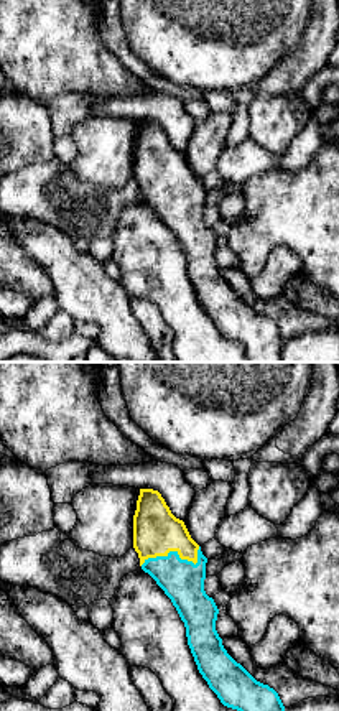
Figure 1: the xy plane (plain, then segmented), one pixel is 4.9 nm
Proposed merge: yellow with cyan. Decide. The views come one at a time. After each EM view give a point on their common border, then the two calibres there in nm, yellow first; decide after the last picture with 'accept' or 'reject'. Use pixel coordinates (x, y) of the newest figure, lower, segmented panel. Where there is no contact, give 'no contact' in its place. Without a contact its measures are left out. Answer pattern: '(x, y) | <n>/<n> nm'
(175, 550) | 240/200 nm

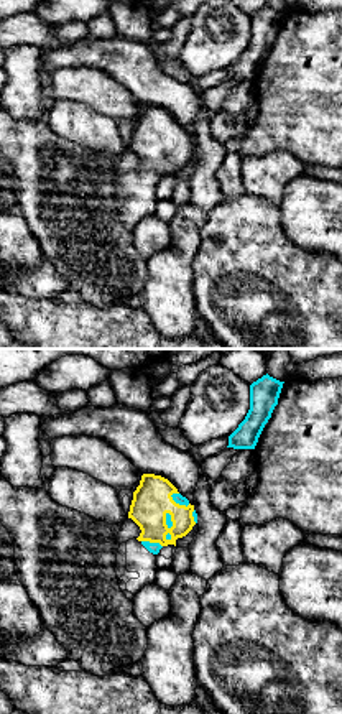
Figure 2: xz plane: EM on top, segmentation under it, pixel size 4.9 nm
(152, 542) | 190/50 nm

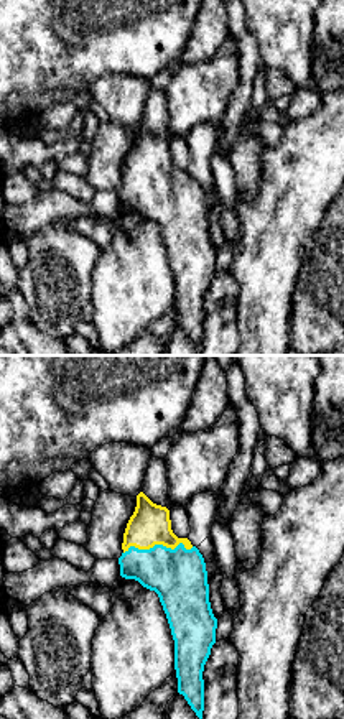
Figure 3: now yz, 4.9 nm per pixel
(158, 543) | 200/280 nm

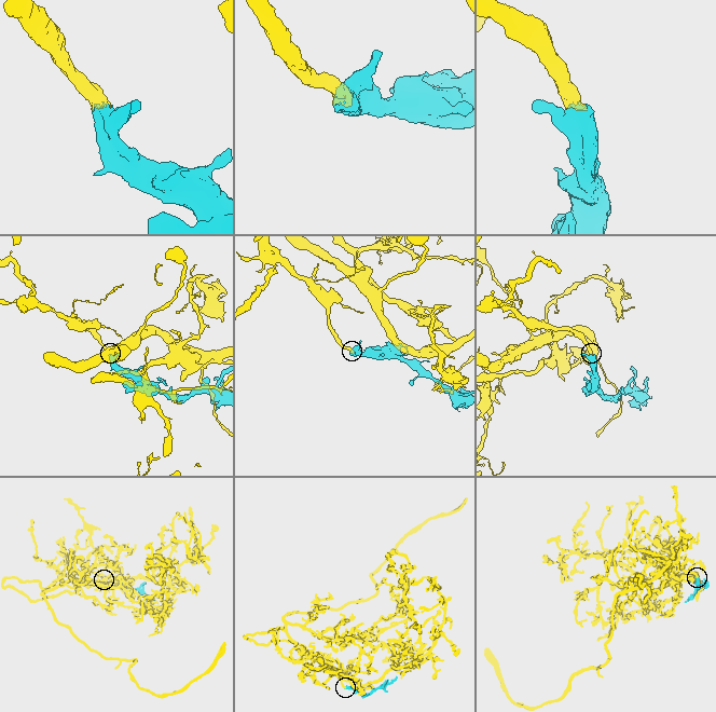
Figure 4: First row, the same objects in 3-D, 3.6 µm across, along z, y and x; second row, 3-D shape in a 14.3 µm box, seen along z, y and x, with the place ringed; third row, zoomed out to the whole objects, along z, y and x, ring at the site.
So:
accept

